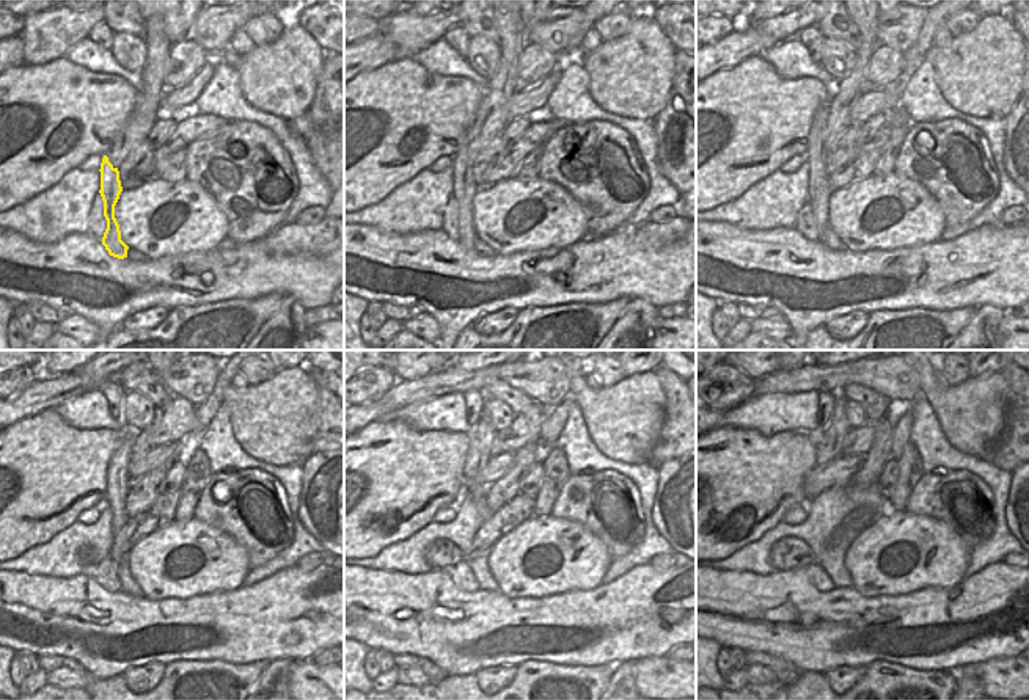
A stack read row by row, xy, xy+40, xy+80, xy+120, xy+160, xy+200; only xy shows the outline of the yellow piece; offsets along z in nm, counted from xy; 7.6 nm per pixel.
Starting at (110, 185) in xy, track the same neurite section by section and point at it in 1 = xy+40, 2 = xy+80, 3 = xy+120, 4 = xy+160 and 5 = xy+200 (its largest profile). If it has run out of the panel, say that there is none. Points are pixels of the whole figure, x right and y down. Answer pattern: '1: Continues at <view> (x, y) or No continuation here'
1: Continues at xy+40 (464, 187)
2: Continues at xy+80 (819, 189)
3: Continues at xy+120 (118, 484)
4: Continues at xy+160 (481, 435)
5: Continues at xy+200 (830, 440).

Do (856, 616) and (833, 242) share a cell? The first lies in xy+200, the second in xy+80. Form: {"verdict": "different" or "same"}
{"verdict": "different"}

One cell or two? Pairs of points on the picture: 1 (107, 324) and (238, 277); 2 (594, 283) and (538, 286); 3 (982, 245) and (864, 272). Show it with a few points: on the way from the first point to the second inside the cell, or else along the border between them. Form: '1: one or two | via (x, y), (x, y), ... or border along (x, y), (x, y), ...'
1: one | via (139, 294), (168, 283), (200, 283), (205, 288)
2: one | via (580, 283), (569, 289), (552, 286)
3: one | via (952, 270), (894, 272)

